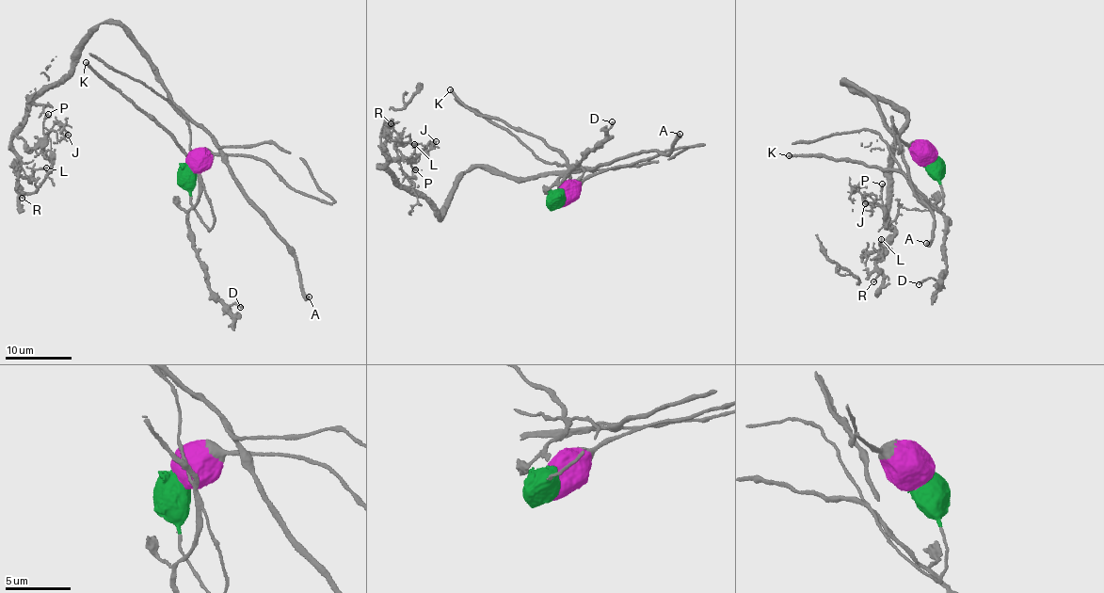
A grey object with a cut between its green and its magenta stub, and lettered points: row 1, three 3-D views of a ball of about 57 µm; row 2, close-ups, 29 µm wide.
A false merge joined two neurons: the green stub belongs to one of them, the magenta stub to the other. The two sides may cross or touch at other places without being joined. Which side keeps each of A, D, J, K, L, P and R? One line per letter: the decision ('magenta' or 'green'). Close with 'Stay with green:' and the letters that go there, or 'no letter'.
A: magenta
D: green
J: magenta
K: green
L: magenta
P: magenta
R: magenta
Stay with green: D, K

